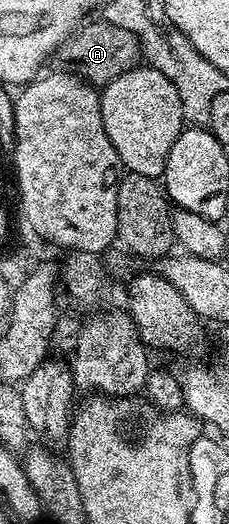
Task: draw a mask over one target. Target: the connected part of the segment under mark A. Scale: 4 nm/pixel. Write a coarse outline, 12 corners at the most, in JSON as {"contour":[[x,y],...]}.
{"contour":[[95,19],[54,54],[93,87],[141,64],[139,39]]}

